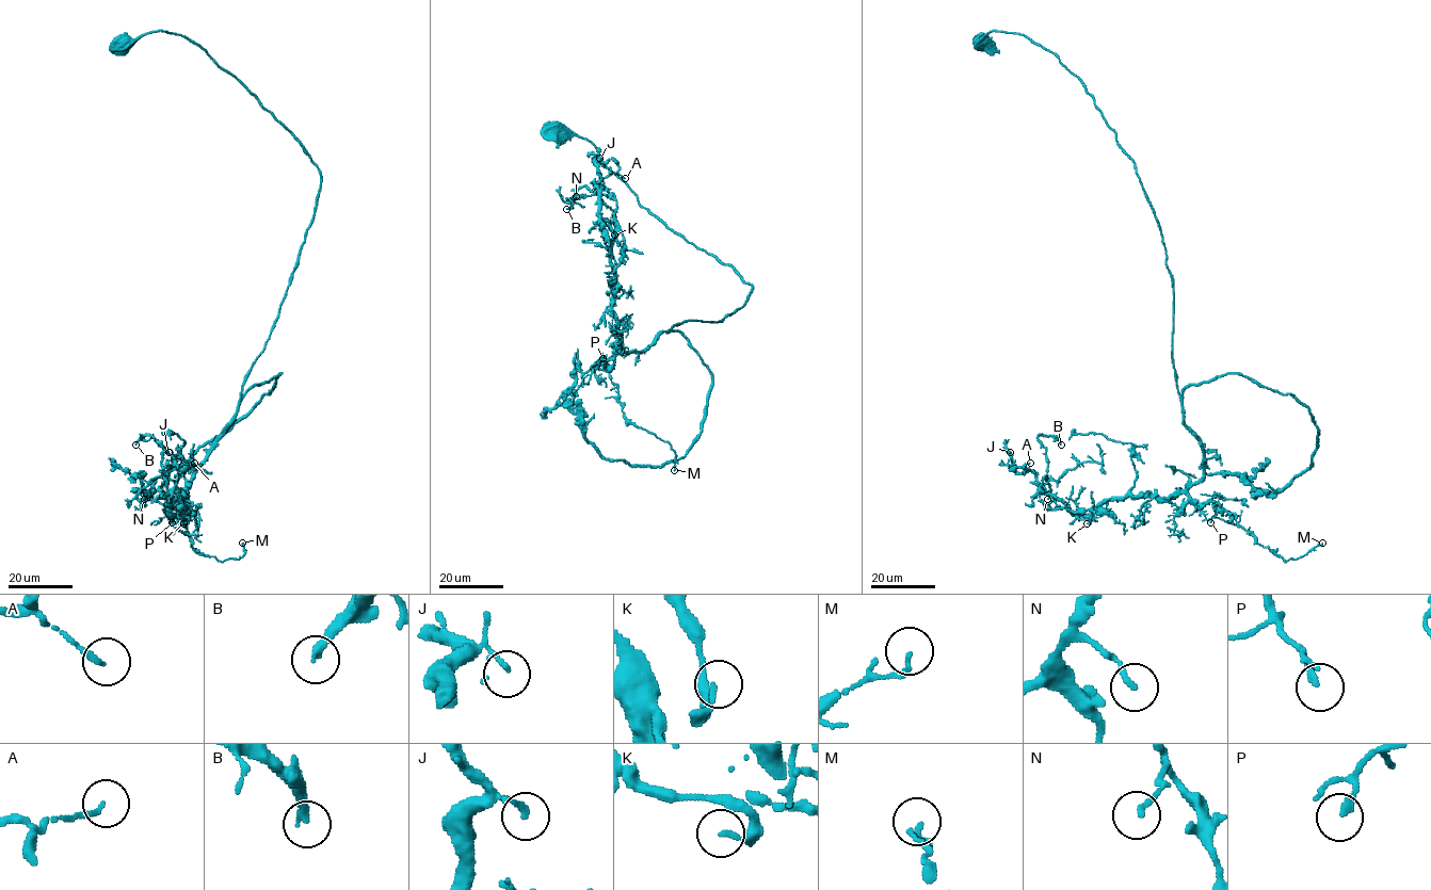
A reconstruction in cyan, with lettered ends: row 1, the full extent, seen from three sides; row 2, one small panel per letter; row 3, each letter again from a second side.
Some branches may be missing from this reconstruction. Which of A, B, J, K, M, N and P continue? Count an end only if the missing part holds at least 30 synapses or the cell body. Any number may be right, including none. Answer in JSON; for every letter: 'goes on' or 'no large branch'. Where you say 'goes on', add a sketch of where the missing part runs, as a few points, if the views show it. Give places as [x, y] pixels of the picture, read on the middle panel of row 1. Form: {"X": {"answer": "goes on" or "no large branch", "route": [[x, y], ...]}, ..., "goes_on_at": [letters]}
{"A": {"answer": "no large branch"}, "B": {"answer": "no large branch"}, "J": {"answer": "no large branch"}, "K": {"answer": "no large branch"}, "M": {"answer": "no large branch"}, "N": {"answer": "no large branch"}, "P": {"answer": "no large branch"}, "goes_on_at": []}

